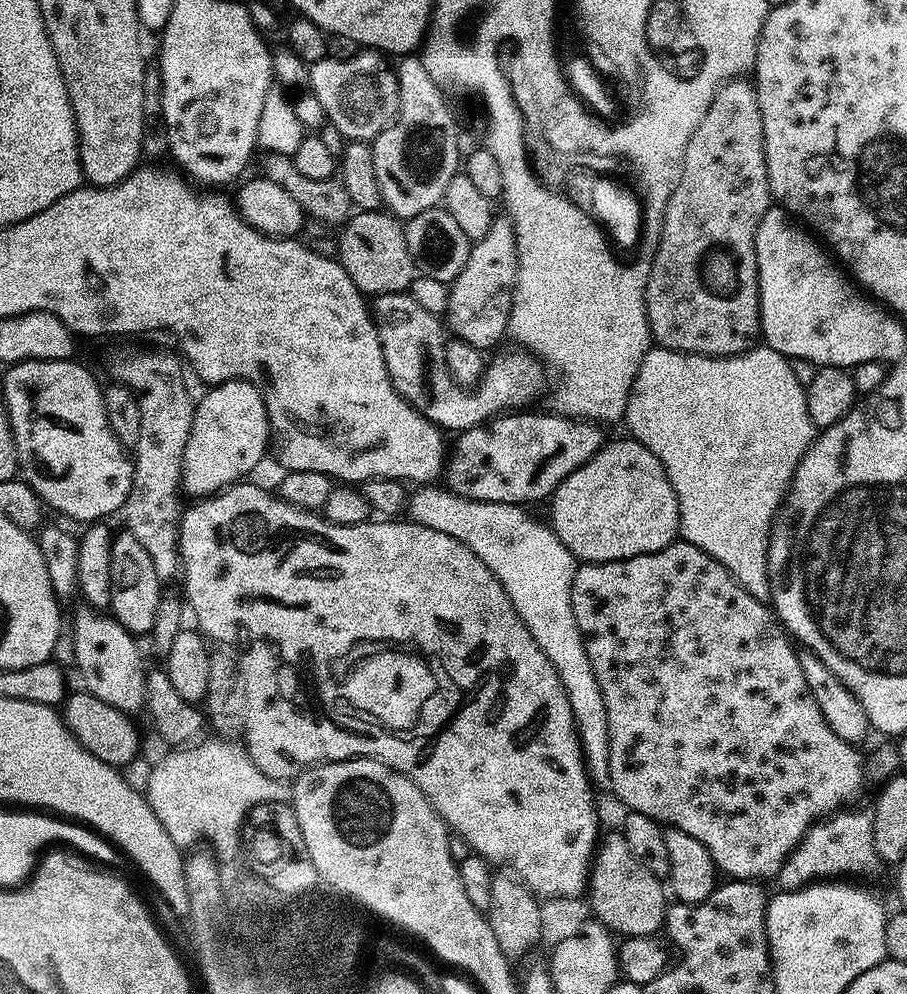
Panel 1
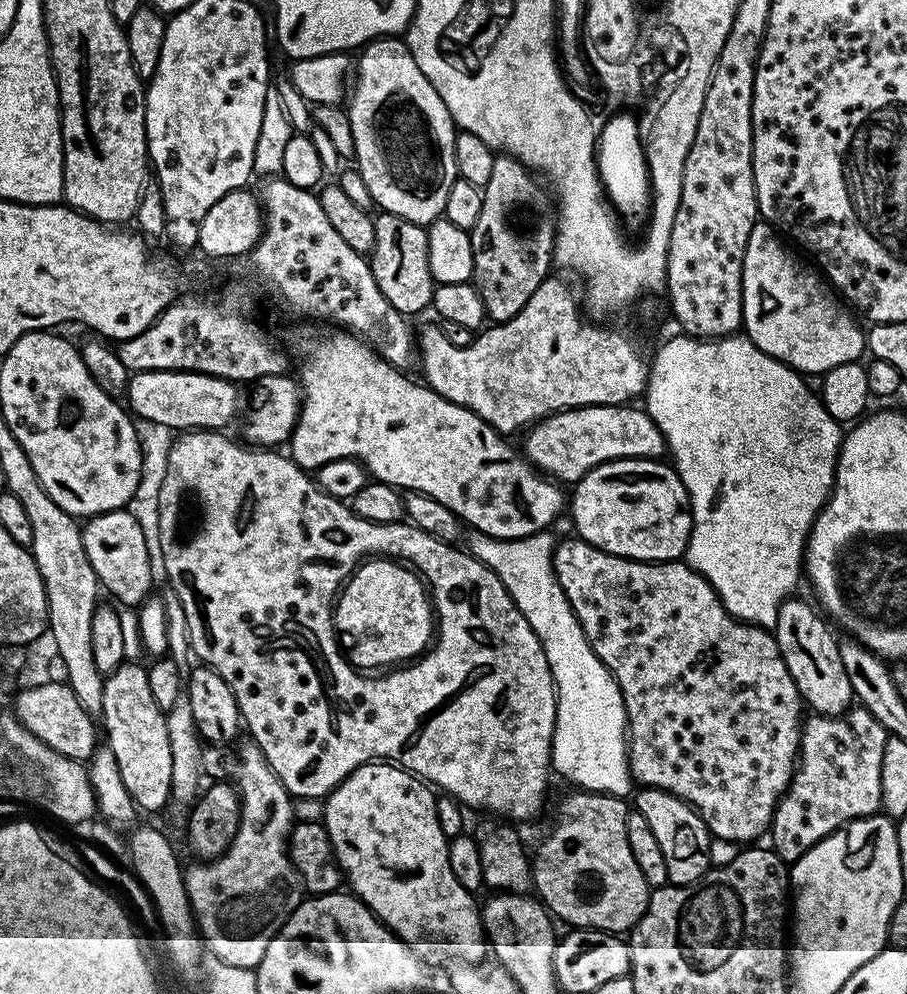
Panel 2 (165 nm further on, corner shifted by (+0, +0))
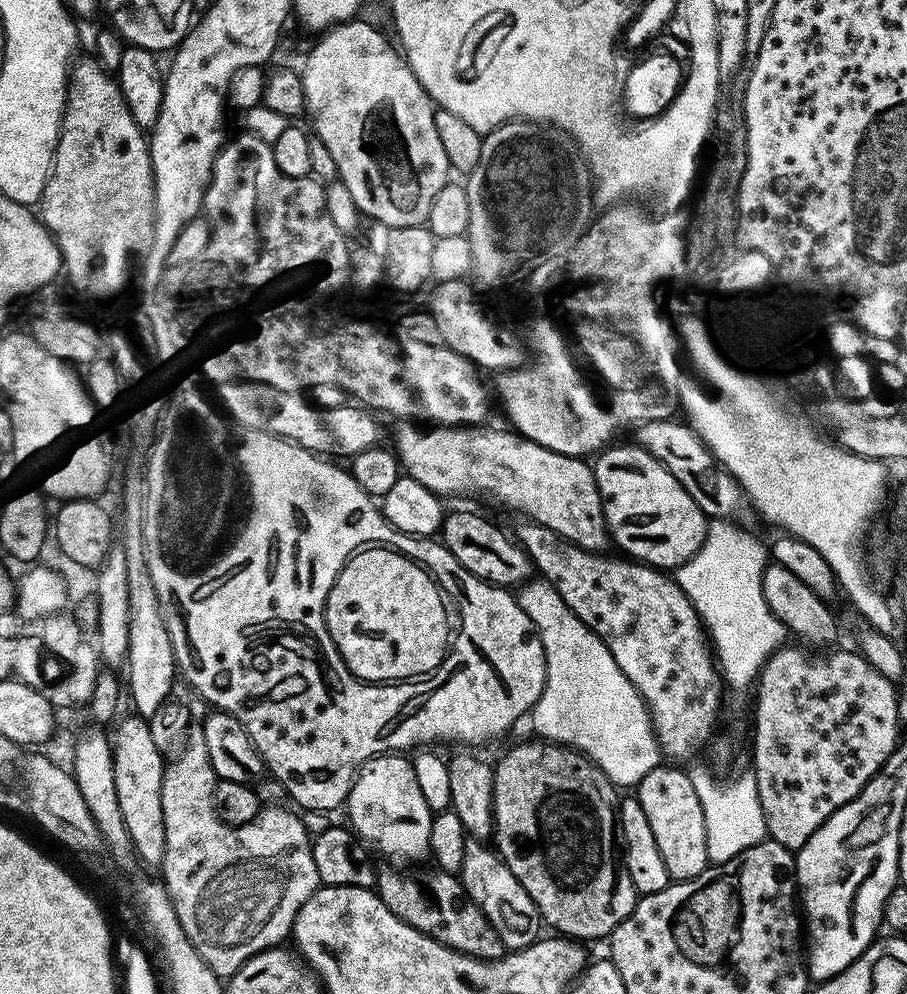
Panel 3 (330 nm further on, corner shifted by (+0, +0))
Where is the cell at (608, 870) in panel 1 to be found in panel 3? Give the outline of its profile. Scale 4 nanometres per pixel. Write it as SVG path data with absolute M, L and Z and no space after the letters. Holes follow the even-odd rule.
M531 738L525 744L516 744L500 761L495 761L492 781L492 817L494 818L494 843L495 851L504 859L506 866L510 866L510 874L522 882L522 890L534 898L534 906L540 912L540 919L549 929L563 934L569 938L575 938L580 942L596 940L599 936L607 937L619 924L624 921L634 910L638 893L634 882L630 882L630 874L625 870L623 863L618 859L618 792L617 785L613 784L609 776L604 773L583 752L577 752L566 744L553 744L552 741L543 738Z

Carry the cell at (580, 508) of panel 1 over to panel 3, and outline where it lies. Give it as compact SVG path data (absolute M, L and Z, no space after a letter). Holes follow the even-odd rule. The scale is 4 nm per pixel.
M632 442L612 447L605 447L594 460L596 485L600 491L600 501L604 504L604 520L611 539L621 548L621 553L641 564L651 564L653 568L661 570L679 568L702 546L709 525L703 510L694 502L694 498L690 498L690 494L686 494L678 478L674 478L674 474L662 467L645 448Z

